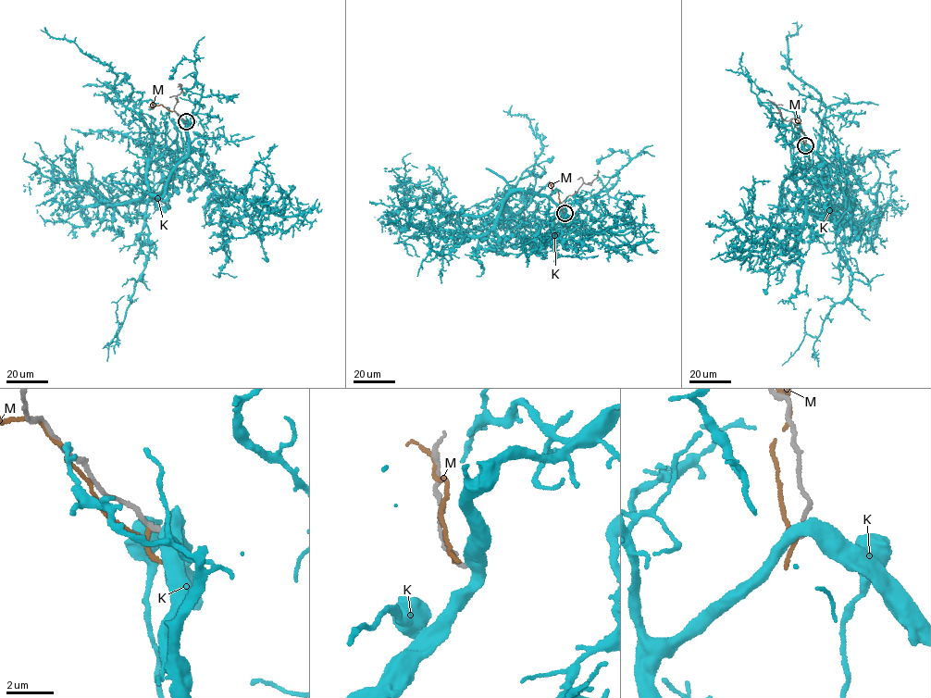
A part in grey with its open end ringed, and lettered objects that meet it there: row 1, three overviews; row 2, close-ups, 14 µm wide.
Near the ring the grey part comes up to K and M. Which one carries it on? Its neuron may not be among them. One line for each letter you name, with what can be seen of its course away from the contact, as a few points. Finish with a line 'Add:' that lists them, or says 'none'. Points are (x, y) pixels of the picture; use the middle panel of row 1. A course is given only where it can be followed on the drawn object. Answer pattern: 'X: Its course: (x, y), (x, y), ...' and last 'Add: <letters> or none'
Add: none

